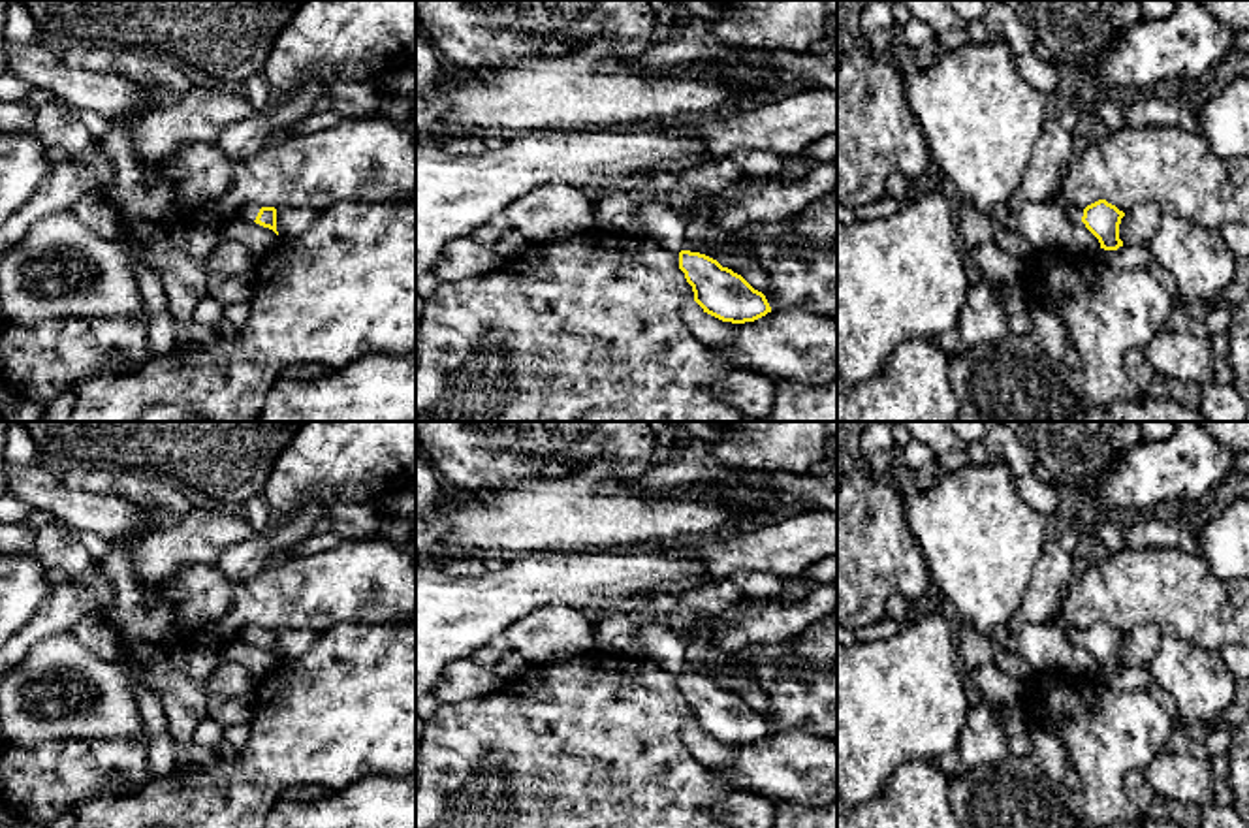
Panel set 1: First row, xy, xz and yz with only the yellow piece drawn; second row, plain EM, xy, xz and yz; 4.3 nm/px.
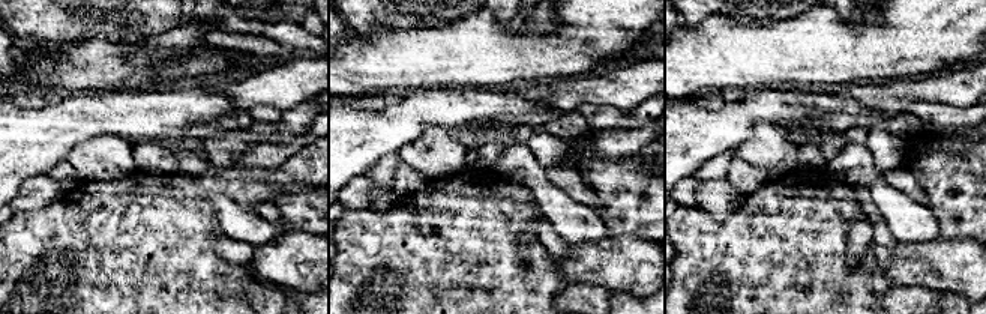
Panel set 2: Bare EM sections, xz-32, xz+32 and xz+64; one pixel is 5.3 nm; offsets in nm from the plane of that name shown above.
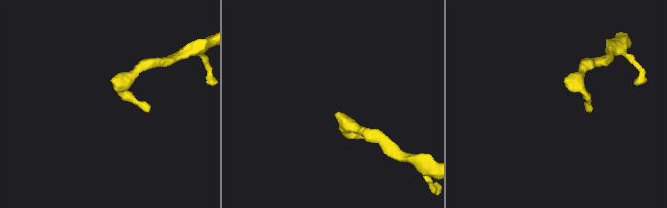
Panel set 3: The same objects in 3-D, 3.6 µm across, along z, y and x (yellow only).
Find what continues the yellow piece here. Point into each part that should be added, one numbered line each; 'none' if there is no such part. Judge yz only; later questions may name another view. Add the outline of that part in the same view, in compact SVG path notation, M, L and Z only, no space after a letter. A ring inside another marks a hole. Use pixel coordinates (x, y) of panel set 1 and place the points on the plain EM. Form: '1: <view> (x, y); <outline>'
1: yz (1073, 635); M1063 617L1055 621L1055 625L1065 632L1067 640L1074 645L1083 638L1083 630L1068 625Z

